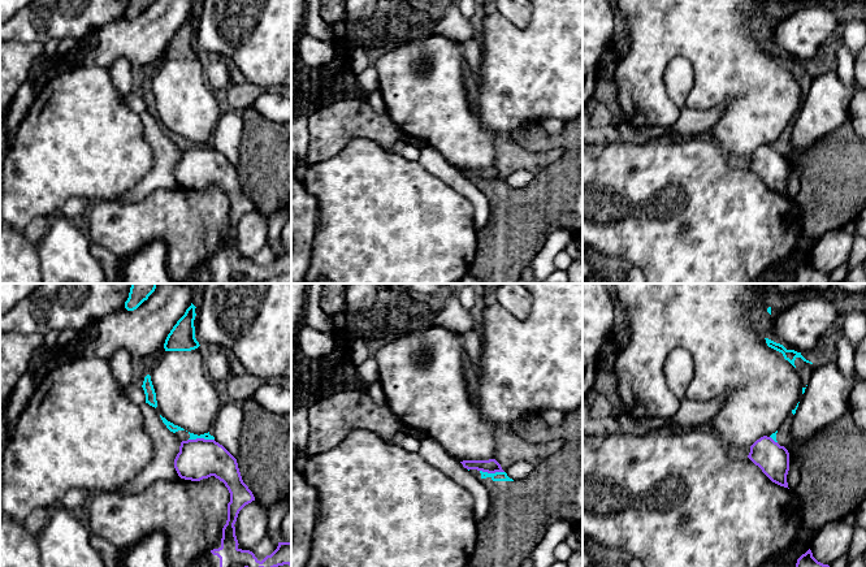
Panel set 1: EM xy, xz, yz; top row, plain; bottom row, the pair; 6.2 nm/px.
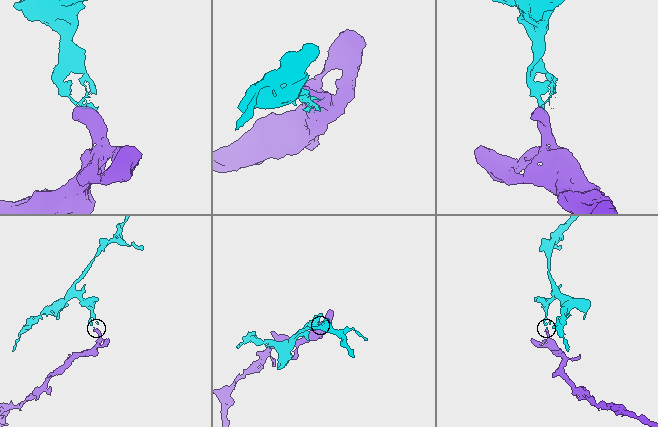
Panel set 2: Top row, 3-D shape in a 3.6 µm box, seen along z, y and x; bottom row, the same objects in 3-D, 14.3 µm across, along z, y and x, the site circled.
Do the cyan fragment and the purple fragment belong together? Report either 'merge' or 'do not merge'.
do not merge

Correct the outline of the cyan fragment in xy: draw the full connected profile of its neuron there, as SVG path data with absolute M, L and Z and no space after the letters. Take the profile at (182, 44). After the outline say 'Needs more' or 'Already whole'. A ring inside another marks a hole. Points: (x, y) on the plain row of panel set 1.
M191 12L185 23L173 35L164 52L165 60L191 60L200 55L195 47L195 17Z. Already whole

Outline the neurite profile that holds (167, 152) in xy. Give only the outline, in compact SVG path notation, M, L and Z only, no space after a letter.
M143 112L140 120L144 139L152 148L153 165L142 179L116 200L118 204L134 204L142 202L156 190L179 187L174 177L174 168L179 161L182 148L166 137L157 117Z

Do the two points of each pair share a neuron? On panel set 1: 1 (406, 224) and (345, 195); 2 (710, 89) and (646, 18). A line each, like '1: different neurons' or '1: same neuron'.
1: same neuron
2: same neuron

